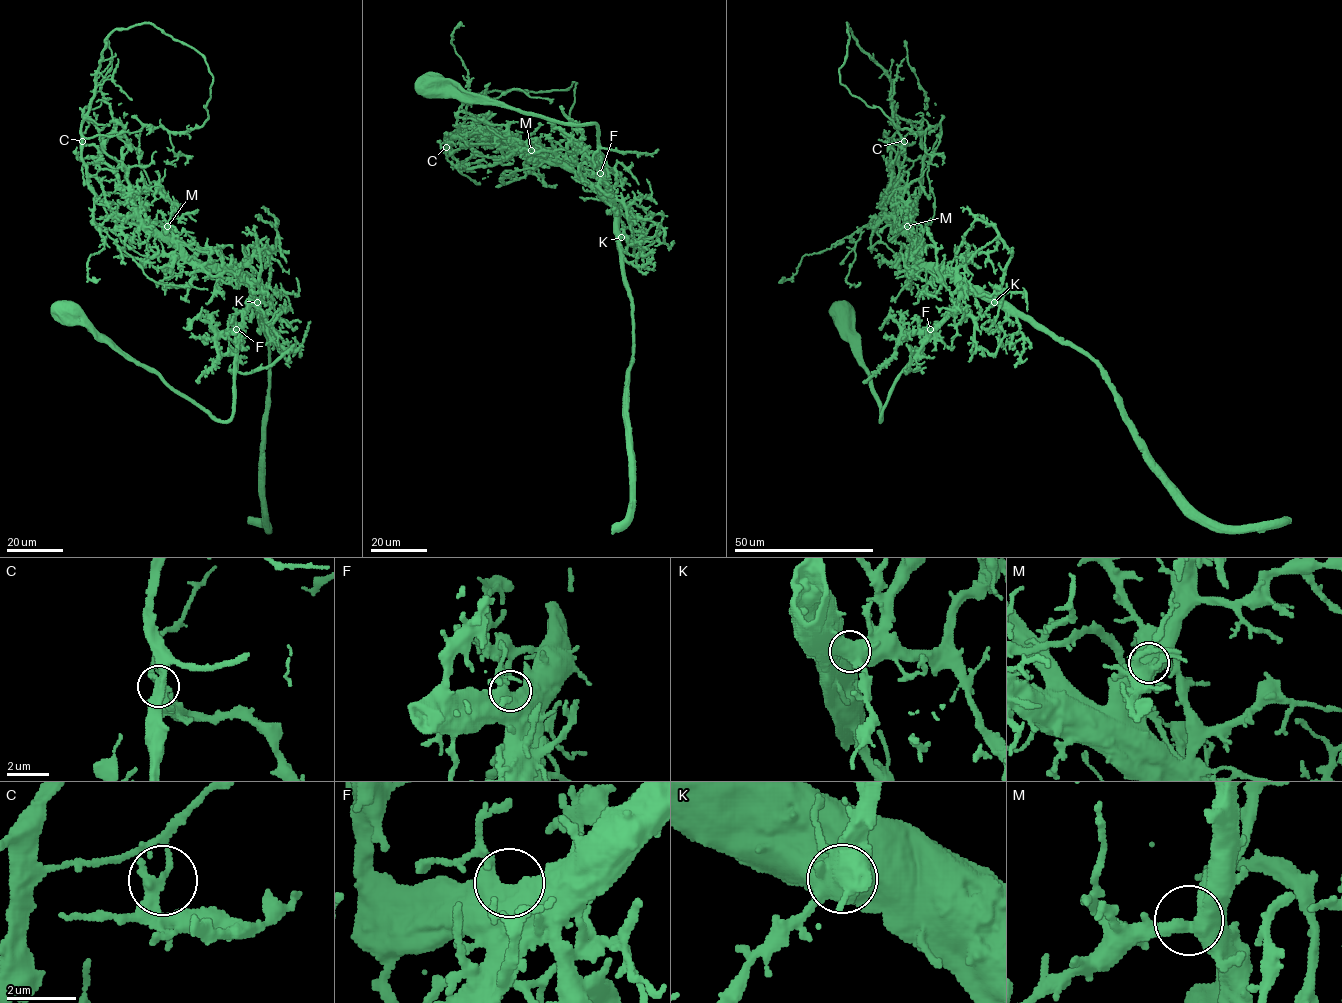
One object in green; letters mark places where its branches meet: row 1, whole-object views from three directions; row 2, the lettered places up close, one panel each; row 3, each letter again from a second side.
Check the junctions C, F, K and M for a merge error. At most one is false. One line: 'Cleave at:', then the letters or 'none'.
Cleave at: C

